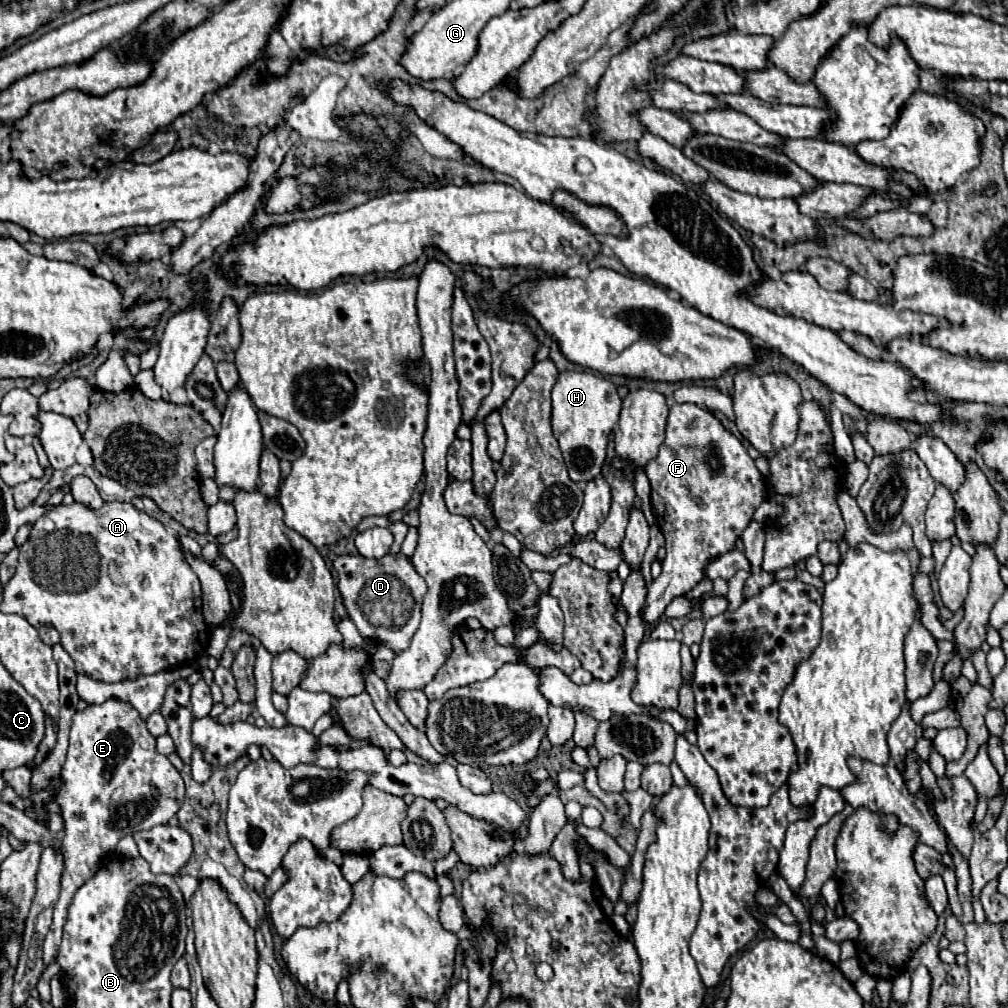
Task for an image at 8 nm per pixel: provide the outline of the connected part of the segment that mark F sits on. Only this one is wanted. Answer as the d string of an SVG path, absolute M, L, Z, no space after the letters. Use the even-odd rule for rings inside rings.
M695 403L671 405L665 441L659 447L657 459L645 467L645 473L651 483L651 507L657 525L665 535L667 549L667 557L661 561L661 575L651 583L643 607L643 619L647 623L655 623L671 599L689 593L703 579L703 571L707 569L707 563L713 561L713 557L719 557L735 547L737 537L741 537L745 527L751 523L755 509L761 505L761 501L767 499L767 485L743 443L731 435L719 423L719 419L715 419L715 415Z

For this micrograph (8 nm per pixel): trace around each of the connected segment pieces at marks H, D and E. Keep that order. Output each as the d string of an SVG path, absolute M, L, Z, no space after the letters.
M585 371L559 373L551 393L551 425L573 481L591 481L601 473L607 437L619 419L619 407L621 399L609 379L595 377L593 373Z
M331 553L331 559L335 561L335 569L339 573L339 591L343 597L343 603L347 607L347 615L357 625L359 633L365 639L375 639L377 643L383 643L385 647L399 653L411 643L411 637L415 635L421 619L421 601L425 595L425 583L413 569L411 561L405 555L385 555L381 559L367 559L359 555L335 555Z
M109 699L101 705L87 705L85 711L77 711L73 715L67 761L63 765L61 777L63 777L63 789L59 791L57 801L61 805L63 821L65 821L65 837L63 837L65 869L61 877L59 901L55 903L55 911L53 911L53 923L43 941L45 965L53 963L57 957L63 923L67 921L67 907L71 905L75 891L87 879L91 879L91 875L95 875L95 871L99 871L103 863L107 863L109 855L115 851L121 837L151 829L155 825L169 823L169 819L179 811L185 799L185 785L179 771L169 763L165 755L157 753L155 737L147 731L145 721L139 717L139 713L127 703L117 699Z

